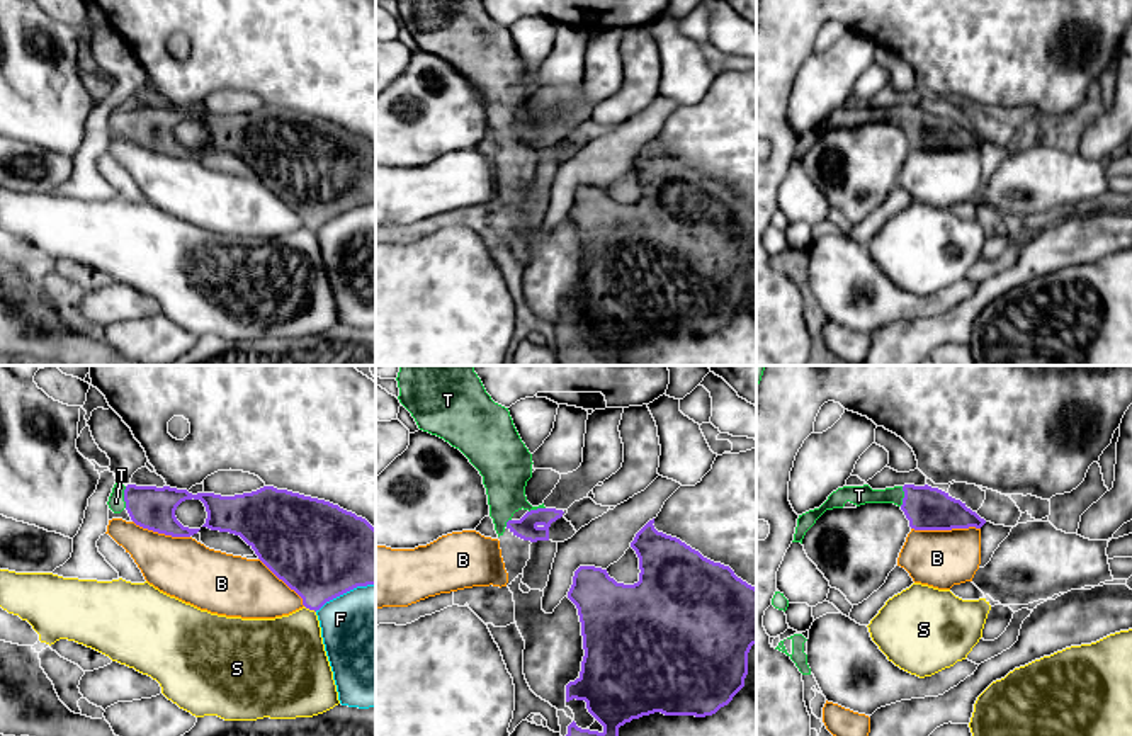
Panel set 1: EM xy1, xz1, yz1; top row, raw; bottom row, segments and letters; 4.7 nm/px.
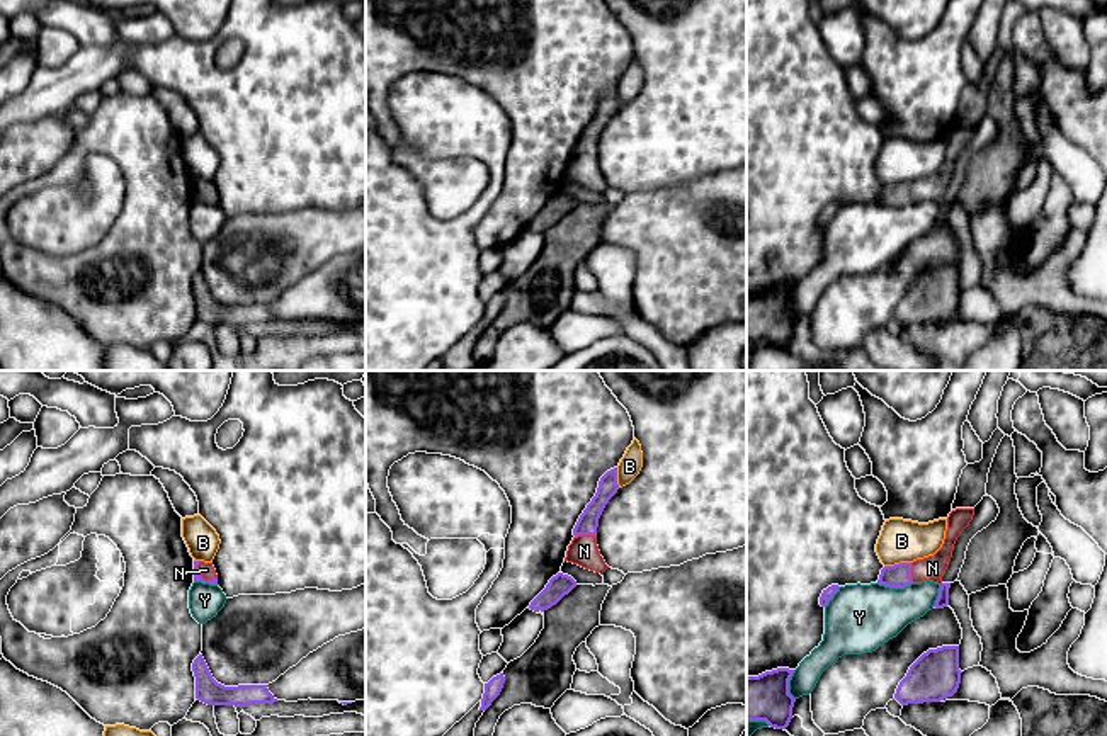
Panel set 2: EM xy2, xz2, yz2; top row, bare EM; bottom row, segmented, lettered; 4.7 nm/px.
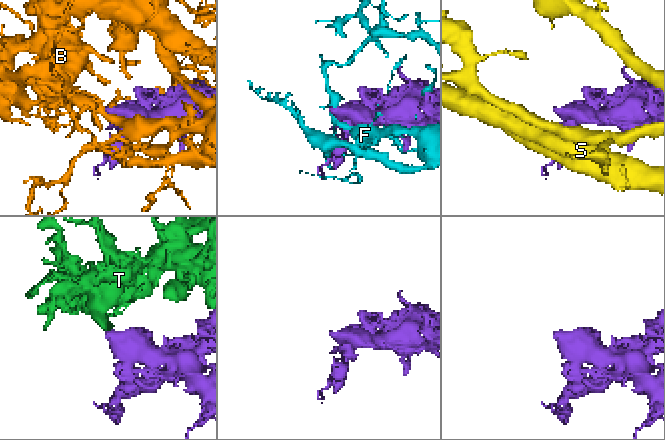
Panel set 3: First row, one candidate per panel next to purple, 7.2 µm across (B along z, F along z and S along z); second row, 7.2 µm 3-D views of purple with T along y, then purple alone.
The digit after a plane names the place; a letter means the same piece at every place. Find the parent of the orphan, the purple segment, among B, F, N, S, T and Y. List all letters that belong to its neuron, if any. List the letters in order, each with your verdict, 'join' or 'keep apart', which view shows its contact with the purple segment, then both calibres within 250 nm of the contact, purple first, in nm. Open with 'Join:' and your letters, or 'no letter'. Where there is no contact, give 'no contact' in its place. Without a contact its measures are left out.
Join: T
B: keep apart; contact in yz1; calibres 200 and 280 nm
F: keep apart; contact in xy1; calibres 460 and 480 nm
N: keep apart; contact in xy2; calibres 40 and 70 nm
S: keep apart; contact in xy1; calibres 400 and 360 nm
T: join; contact in xy1; calibres 200 and 80 nm
Y: keep apart; contact in yz2; calibres 110 and 320 nm

